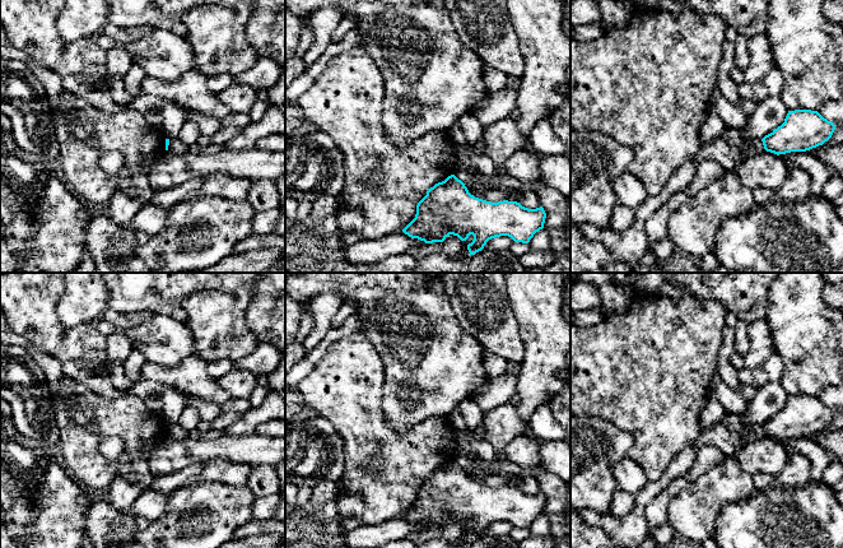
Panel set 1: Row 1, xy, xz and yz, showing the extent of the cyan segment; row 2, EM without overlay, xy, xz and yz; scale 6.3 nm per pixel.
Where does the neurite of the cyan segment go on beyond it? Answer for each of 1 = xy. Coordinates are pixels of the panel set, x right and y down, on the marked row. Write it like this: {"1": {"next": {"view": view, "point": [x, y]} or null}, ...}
{"1": {"next": null}}

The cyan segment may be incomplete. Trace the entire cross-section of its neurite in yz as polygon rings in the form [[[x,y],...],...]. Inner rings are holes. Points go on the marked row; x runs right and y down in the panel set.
[[[788,111],[784,122],[765,135],[762,141],[767,152],[777,155],[791,152],[806,152],[828,141],[835,126],[818,111]]]

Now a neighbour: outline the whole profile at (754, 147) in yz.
[[[762,139],[749,140],[745,147],[741,148],[741,158],[753,157],[765,152]]]

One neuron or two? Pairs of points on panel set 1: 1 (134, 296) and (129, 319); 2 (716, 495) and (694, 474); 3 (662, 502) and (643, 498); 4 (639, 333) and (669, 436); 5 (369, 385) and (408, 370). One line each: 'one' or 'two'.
1: two
2: two
3: two
4: one
5: two

